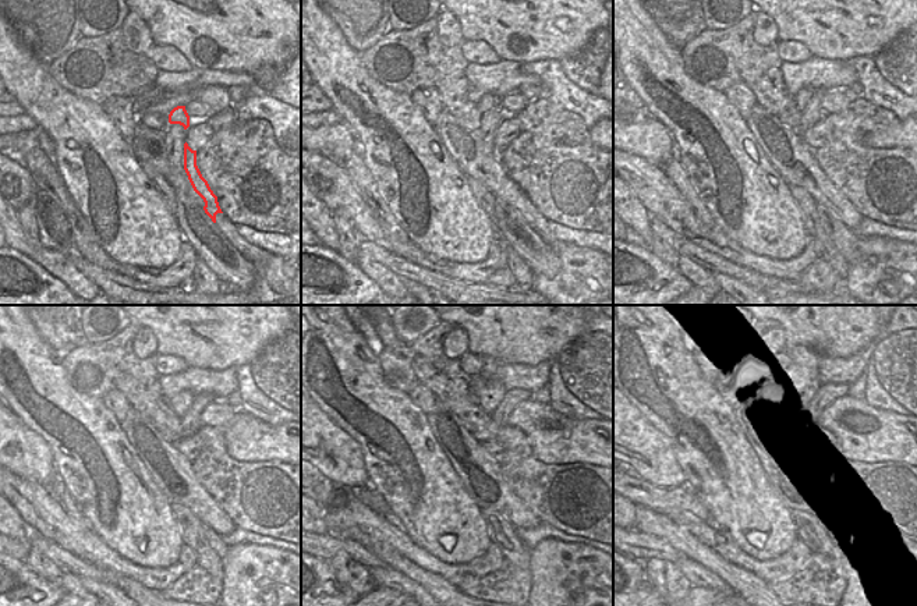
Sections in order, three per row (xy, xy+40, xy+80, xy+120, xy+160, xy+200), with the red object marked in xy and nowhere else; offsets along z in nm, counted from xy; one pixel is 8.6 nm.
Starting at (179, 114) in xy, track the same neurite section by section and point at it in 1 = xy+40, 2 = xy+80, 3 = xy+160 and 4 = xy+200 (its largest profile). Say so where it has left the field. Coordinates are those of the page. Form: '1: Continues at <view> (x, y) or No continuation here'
1: Continues at xy+40 (488, 102)
2: Continues at xy+80 (803, 96)
3: Continues at xy+160 (492, 393)
4: Continues at xy+200 (800, 379).

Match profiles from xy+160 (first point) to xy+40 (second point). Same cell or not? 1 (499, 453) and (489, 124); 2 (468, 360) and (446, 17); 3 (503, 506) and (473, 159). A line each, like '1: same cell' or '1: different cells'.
1: different cells
2: same cell
3: same cell

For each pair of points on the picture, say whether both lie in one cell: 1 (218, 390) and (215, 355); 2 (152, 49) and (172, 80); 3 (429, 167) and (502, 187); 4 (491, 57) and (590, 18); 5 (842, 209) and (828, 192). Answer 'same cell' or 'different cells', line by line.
1: different cells
2: different cells
3: different cells
4: different cells
5: same cell

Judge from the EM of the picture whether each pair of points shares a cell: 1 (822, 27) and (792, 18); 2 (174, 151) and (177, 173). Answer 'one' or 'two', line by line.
1: one
2: two

